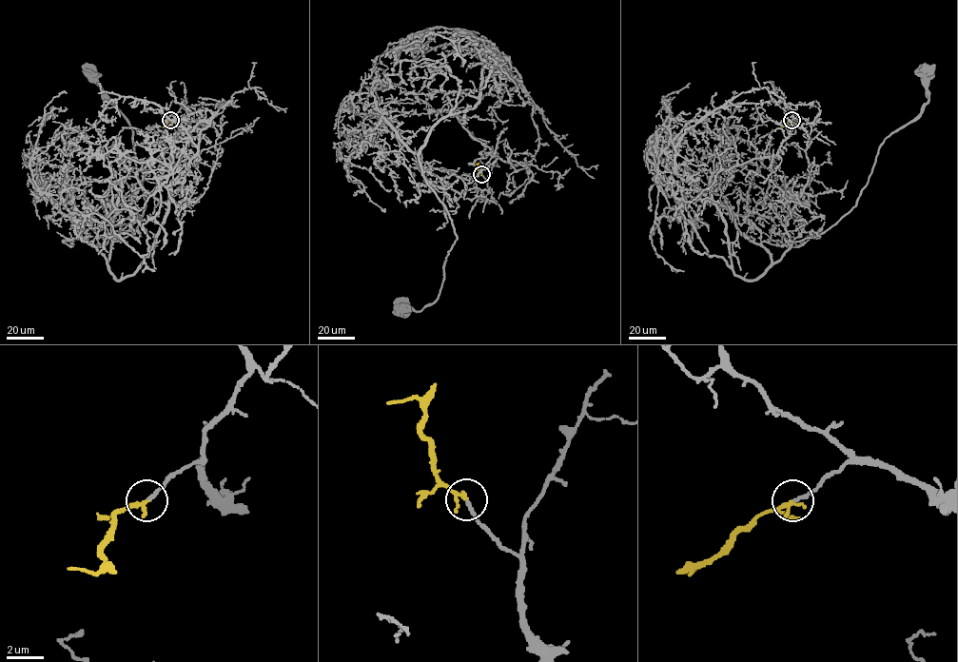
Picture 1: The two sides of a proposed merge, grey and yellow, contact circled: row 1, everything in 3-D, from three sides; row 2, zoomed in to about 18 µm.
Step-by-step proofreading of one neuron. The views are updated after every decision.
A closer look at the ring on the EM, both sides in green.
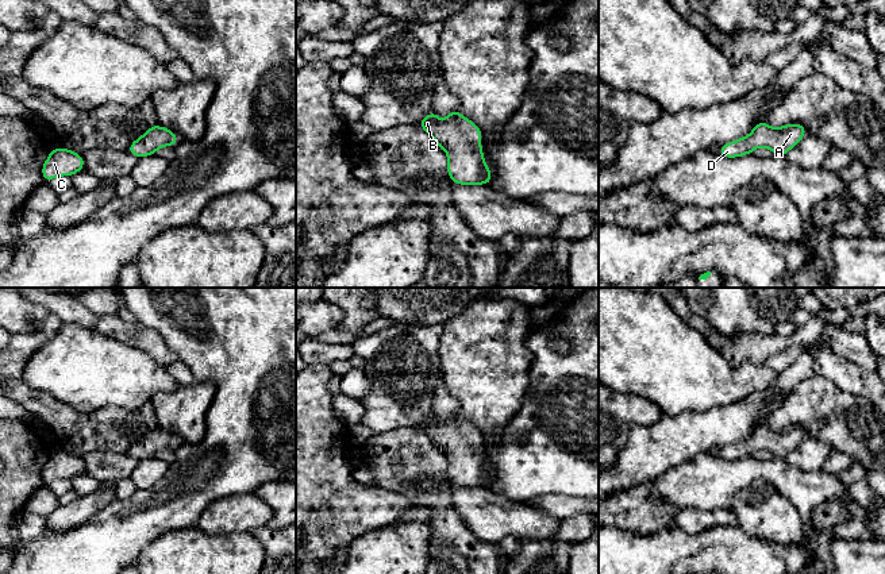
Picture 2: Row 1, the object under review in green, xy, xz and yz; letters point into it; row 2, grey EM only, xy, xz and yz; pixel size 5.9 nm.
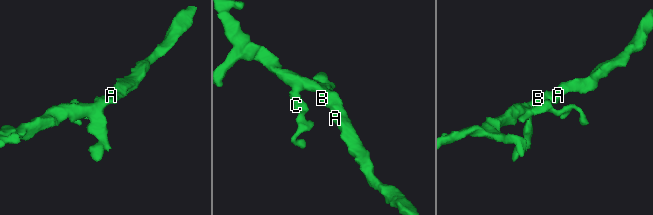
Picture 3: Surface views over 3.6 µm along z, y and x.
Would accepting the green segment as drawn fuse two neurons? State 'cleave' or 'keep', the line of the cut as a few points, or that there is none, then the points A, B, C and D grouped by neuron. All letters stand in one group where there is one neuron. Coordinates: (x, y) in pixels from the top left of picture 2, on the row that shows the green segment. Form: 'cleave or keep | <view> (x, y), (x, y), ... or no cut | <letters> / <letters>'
keep | no cut | A B C D

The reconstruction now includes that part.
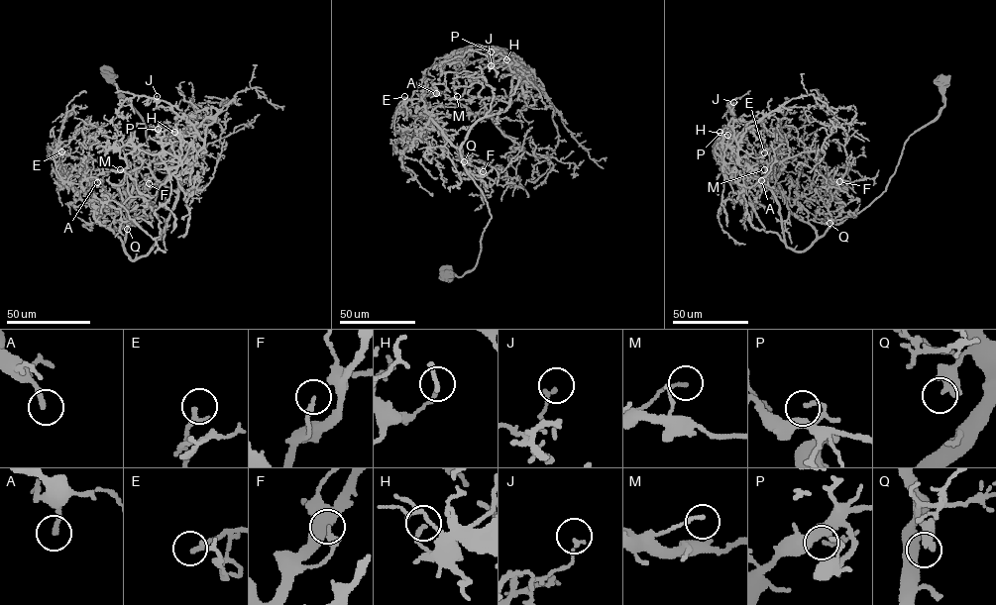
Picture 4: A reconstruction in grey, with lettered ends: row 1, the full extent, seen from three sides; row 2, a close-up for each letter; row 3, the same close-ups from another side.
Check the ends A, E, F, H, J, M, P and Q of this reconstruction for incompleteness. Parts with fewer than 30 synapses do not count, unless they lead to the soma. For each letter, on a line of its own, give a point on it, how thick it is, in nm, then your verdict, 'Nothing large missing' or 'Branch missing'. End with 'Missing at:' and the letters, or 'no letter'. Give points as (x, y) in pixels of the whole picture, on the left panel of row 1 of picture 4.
A: Place: (97, 182). Thickness 220 nm. Nothing large missing
E: Place: (61, 151). Thickness 220 nm. Nothing large missing
F: Place: (149, 183). Thickness 150 nm. Nothing large missing
H: Place: (174, 132). Thickness 130 nm. Nothing large missing
J: Place: (157, 96). Thickness 150 nm. Nothing large missing
M: Place: (120, 169). Thickness 130 nm. Nothing large missing
P: Place: (158, 129). Thickness 140 nm. Nothing large missing
Q: Place: (127, 229). Thickness 460 nm. Nothing large missing
Missing at: no letter

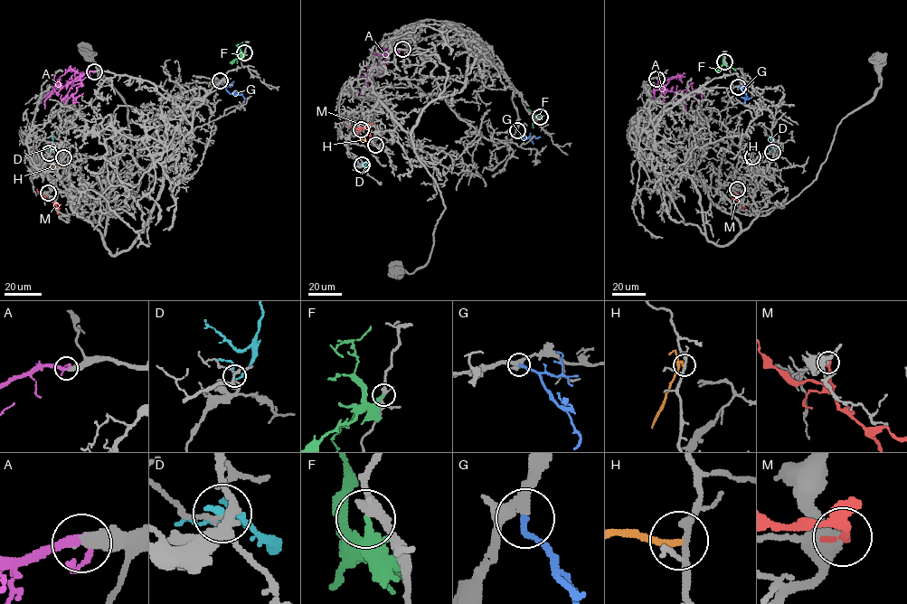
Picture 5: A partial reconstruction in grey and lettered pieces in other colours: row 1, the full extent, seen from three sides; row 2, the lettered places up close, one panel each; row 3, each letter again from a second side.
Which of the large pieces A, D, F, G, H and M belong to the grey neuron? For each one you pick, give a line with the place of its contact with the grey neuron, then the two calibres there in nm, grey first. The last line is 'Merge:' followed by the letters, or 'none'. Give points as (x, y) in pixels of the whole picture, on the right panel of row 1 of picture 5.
A: contact (656, 79); calibres 380 and 240 nm
G: contact (738, 87); calibres 320 and 200 nm
Merge: A, G

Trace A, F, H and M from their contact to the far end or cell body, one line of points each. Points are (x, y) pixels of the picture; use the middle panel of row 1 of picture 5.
A: (403, 50), (382, 56), (365, 80), (368, 92), (361, 94), (357, 89)
F: (540, 117), (533, 120), (533, 128)
H: (375, 145), (358, 136)
M: (361, 129), (366, 127), (370, 137)

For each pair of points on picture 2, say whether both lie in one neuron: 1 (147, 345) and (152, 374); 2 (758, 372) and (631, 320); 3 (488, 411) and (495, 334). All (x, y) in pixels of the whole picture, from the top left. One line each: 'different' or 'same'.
1: different
2: same
3: same

